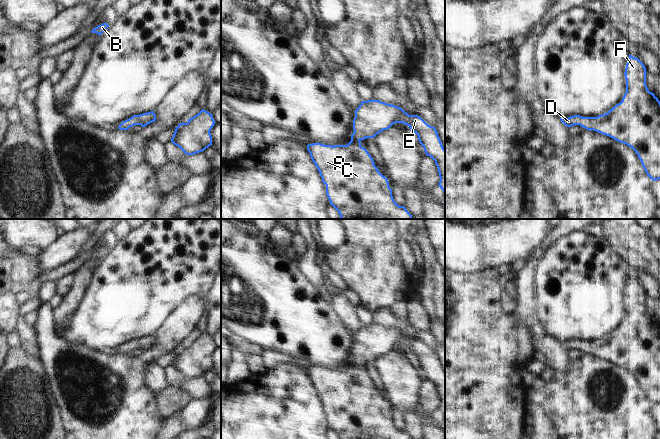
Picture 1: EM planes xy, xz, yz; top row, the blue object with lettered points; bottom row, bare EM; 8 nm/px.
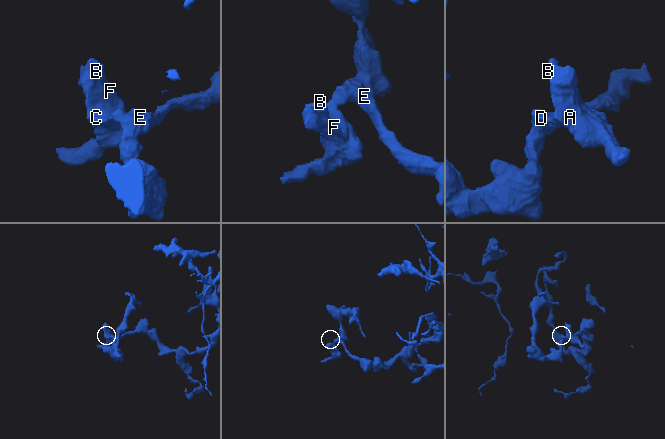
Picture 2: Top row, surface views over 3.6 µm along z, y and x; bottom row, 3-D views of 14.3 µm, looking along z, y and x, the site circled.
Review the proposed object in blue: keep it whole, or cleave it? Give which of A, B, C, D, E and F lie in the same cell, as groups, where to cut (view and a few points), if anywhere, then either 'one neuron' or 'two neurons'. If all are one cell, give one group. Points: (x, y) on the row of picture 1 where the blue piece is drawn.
groups A B C D E F; cut none; one neuron

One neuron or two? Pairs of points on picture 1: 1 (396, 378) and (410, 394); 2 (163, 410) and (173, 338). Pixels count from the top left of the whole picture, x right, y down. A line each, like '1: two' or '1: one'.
1: one
2: two

